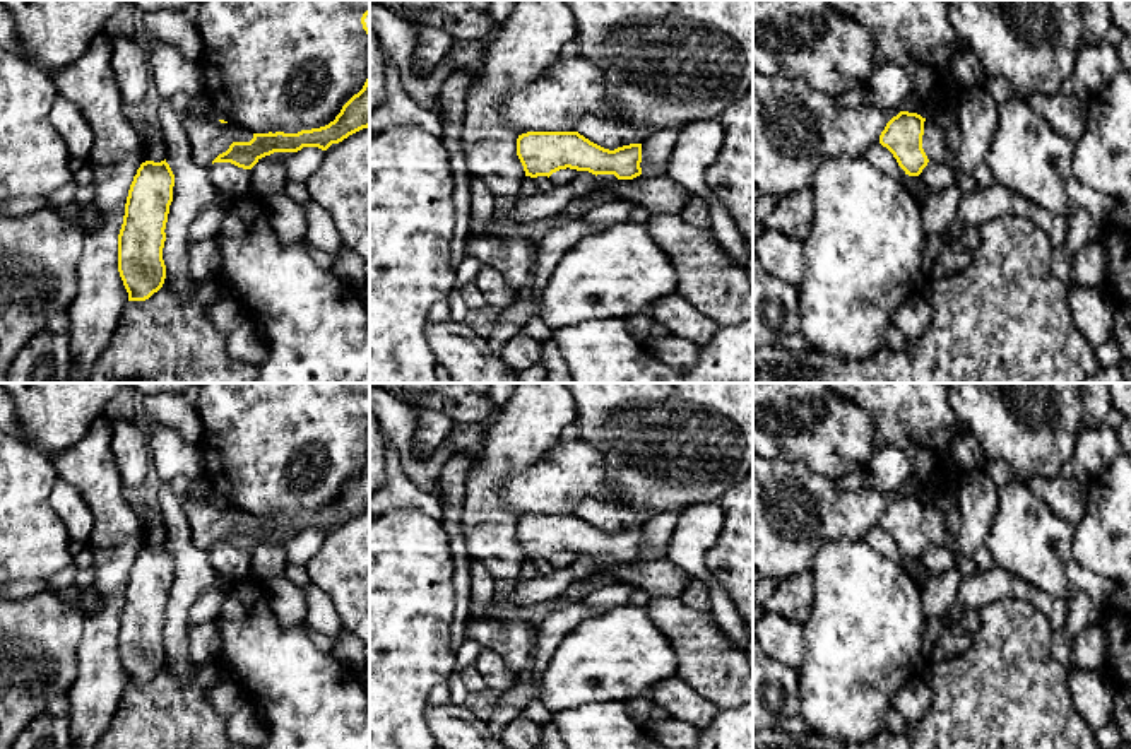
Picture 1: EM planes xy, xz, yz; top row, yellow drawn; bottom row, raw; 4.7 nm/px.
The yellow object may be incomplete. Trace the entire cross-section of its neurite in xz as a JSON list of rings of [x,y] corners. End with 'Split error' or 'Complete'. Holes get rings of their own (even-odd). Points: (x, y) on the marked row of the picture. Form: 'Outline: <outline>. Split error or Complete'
Outline: [[[527,132],[517,139],[517,156],[525,176],[551,176],[560,169],[614,174],[633,180],[642,174],[642,144],[630,144],[614,150],[604,149],[578,132]]]. Complete

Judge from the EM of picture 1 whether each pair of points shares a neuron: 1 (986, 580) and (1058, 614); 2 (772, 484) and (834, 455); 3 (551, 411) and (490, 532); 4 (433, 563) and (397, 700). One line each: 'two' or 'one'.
1: one
2: two
3: one
4: one

